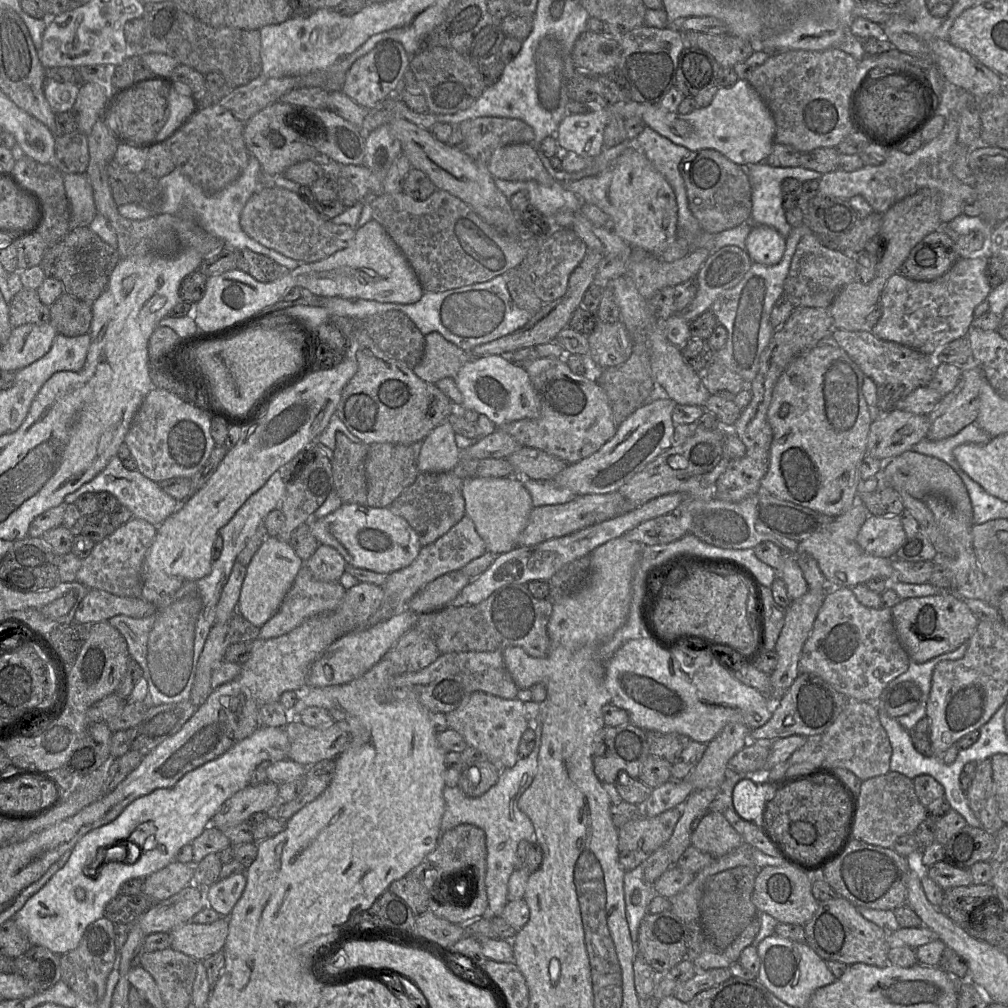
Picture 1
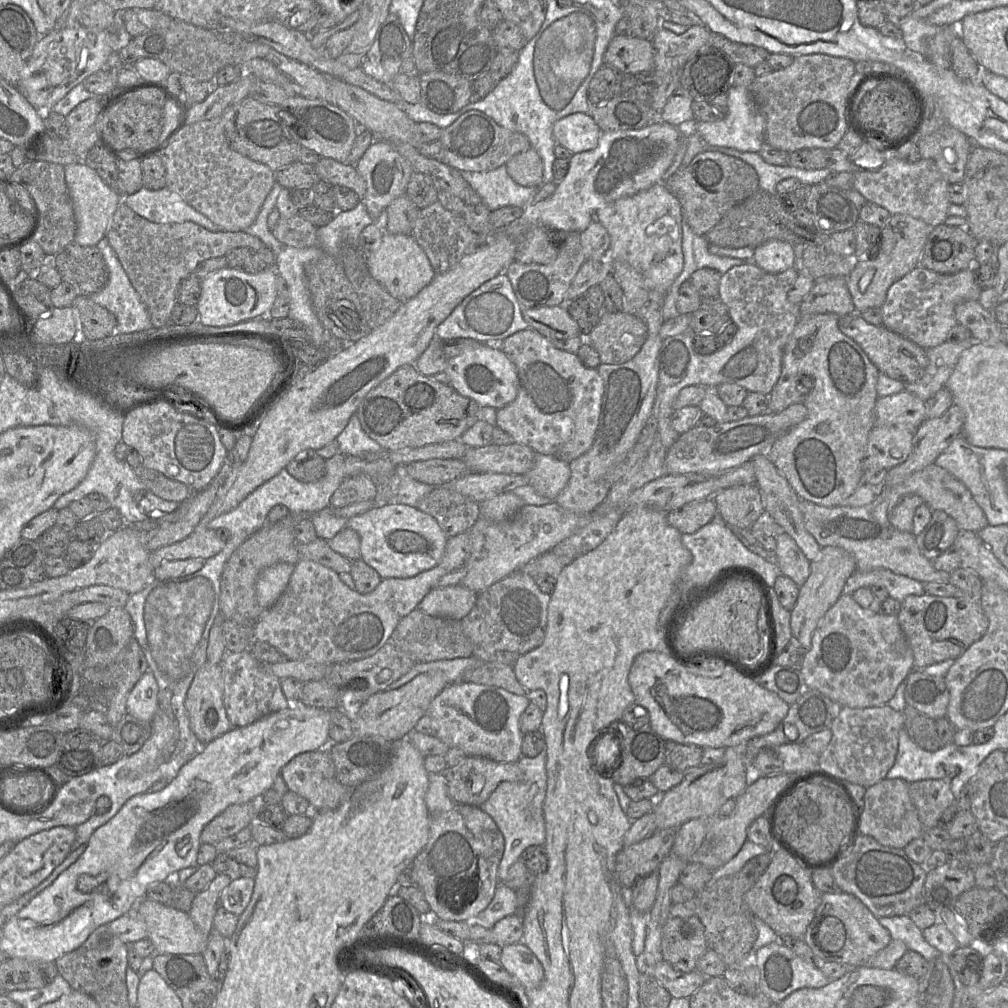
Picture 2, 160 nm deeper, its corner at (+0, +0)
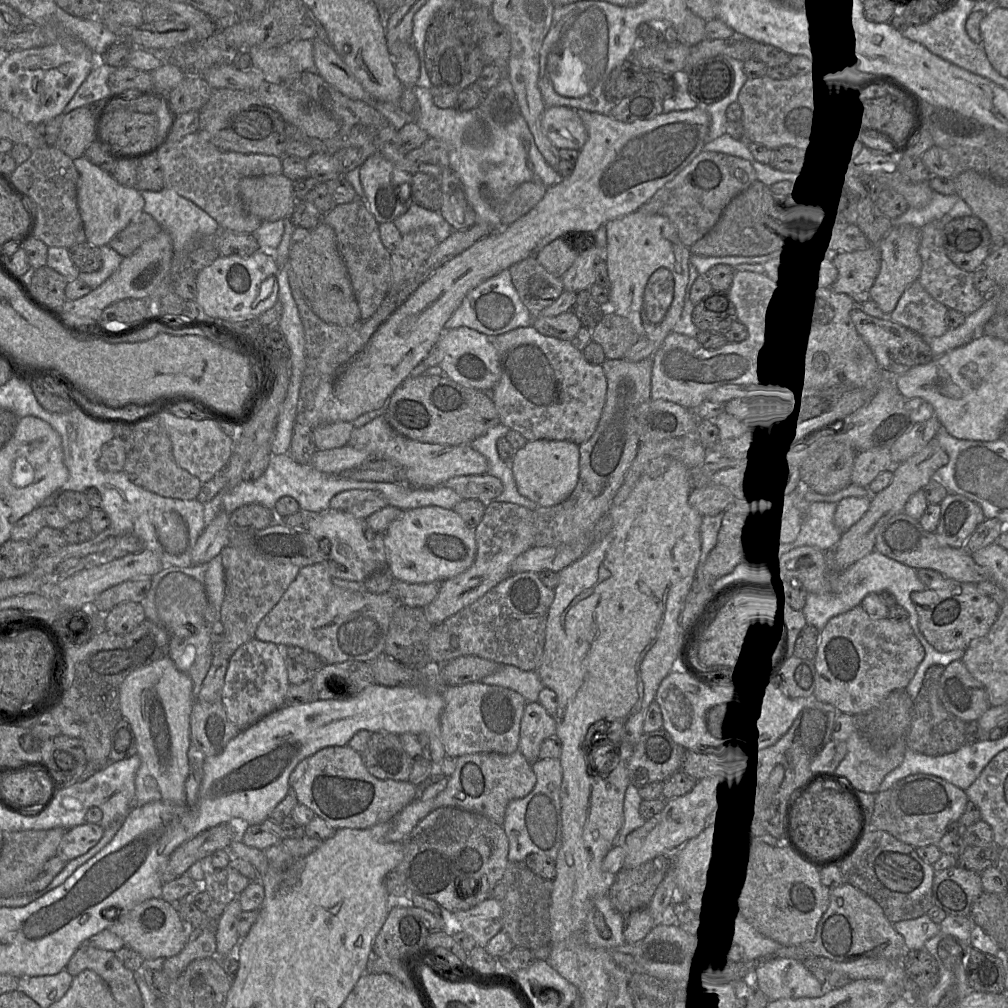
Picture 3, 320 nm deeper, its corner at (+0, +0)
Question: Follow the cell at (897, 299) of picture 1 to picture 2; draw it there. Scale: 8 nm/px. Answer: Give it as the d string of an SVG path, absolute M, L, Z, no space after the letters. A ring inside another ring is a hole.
M917 265L889 287L881 306L882 325L925 350L936 347L947 340L951 329L958 323L956 305L967 300L978 300L981 291L973 268L941 274Z

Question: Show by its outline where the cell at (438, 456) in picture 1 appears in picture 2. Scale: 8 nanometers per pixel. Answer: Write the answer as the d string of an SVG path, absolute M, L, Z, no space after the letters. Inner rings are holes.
M468 345L461 354L448 359L444 372L449 385L460 395L475 401L480 408L500 409L511 403L517 395L516 367L501 350L492 345Z

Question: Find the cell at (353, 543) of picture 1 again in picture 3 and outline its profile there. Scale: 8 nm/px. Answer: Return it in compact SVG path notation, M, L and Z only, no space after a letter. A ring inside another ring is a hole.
M426 506L416 509L403 510L403 513L399 518L391 522L387 530L383 533L384 550L386 557L386 567L393 576L394 580L403 581L410 584L431 583L435 581L444 581L450 579L468 569L474 559L476 553L476 543L474 530L469 529L461 517L451 509L443 509L436 506Z

